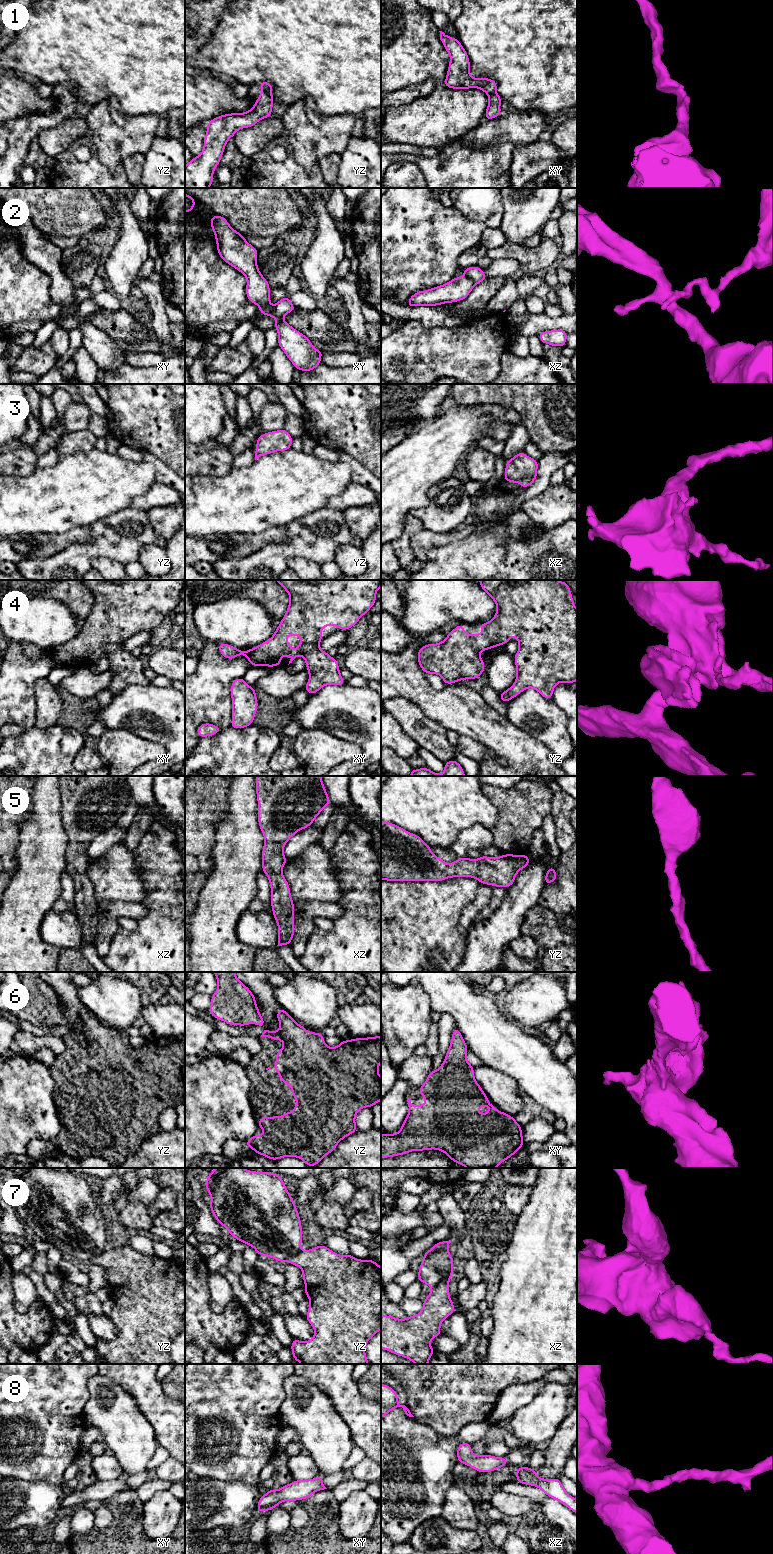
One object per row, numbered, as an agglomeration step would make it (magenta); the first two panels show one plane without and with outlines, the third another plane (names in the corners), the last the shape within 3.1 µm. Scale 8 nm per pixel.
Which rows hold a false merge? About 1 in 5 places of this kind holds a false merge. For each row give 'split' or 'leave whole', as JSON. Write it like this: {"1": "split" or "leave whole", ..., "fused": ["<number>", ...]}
{"1": "leave whole", "2": "split", "3": "leave whole", "4": "leave whole", "5": "leave whole", "6": "leave whole", "7": "split", "8": "leave whole", "fused": ["2", "7"]}

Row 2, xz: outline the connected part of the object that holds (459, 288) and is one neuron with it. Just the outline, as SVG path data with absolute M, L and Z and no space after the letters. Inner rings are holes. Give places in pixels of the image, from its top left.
M466 276L455 277L443 285L414 293L406 306L438 306L461 301L468 297L475 286L476 283Z

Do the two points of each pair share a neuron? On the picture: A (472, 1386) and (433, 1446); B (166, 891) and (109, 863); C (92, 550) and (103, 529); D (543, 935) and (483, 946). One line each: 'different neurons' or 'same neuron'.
A: different neurons
B: different neurons
C: same neuron
D: different neurons

